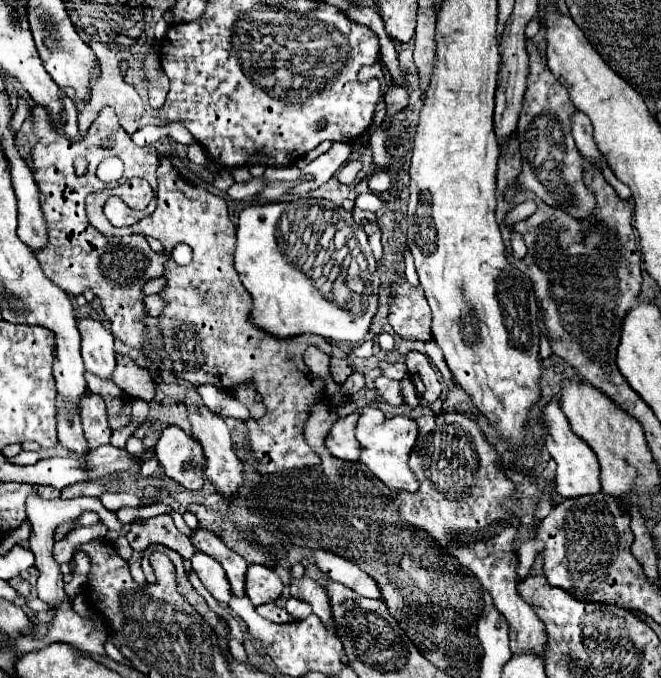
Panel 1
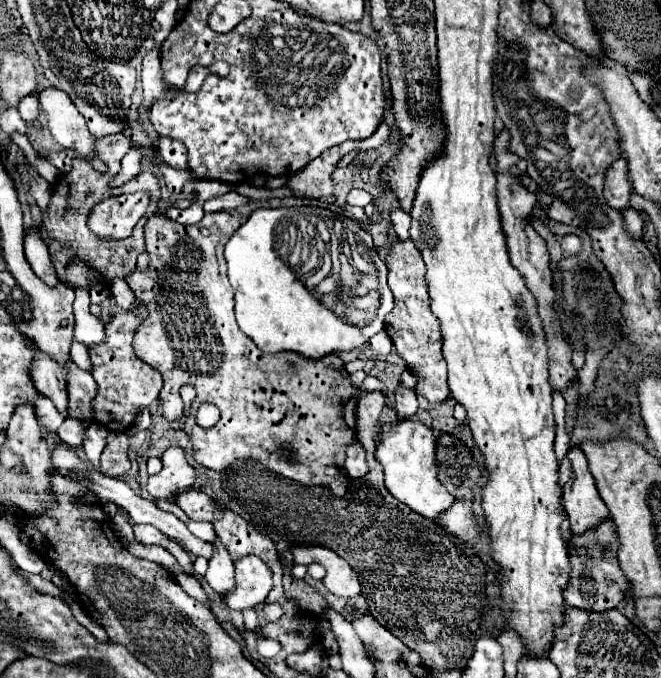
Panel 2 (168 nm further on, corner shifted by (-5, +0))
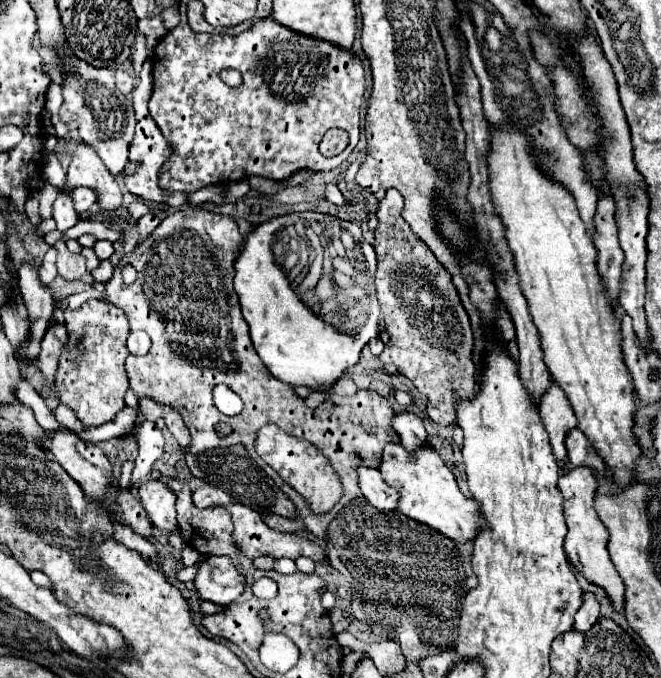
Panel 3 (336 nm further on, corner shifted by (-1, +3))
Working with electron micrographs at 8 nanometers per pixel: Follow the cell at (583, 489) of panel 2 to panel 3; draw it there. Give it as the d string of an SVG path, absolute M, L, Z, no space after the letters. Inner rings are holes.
M576 466L574 470L570 470L568 474L564 474L560 478L560 490L564 492L564 518L566 518L566 526L568 526L568 534L566 534L566 542L564 542L564 550L570 558L570 562L594 584L602 586L608 594L610 600L614 602L614 608L618 612L622 612L624 608L624 584L608 556L606 550L606 542L608 542L608 530L604 528L604 524L600 522L592 502L594 502L594 492L596 492L596 478L592 474L590 468L586 466Z

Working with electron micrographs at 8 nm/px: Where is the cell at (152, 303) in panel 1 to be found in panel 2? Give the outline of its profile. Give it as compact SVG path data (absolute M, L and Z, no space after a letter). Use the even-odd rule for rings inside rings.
M140 307L138 313L132 311L118 311L110 315L110 321L104 323L104 345L98 345L96 349L88 349L92 369L90 375L96 381L96 397L92 401L92 411L94 411L94 421L104 425L108 431L128 431L134 423L134 417L150 407L162 389L162 377L156 369L146 365L134 355L132 347L132 337L138 321L146 315L146 309Z

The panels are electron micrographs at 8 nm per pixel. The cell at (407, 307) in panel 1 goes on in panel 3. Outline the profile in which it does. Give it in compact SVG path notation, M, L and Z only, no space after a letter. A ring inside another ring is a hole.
M400 216L400 222L378 222L374 230L374 248L378 254L376 292L380 300L380 338L384 352L382 364L396 364L414 386L428 398L428 416L448 426L456 420L452 402L452 382L466 394L476 384L476 366L472 362L474 334L470 318L460 302L452 274L438 262L434 252L420 240Z

